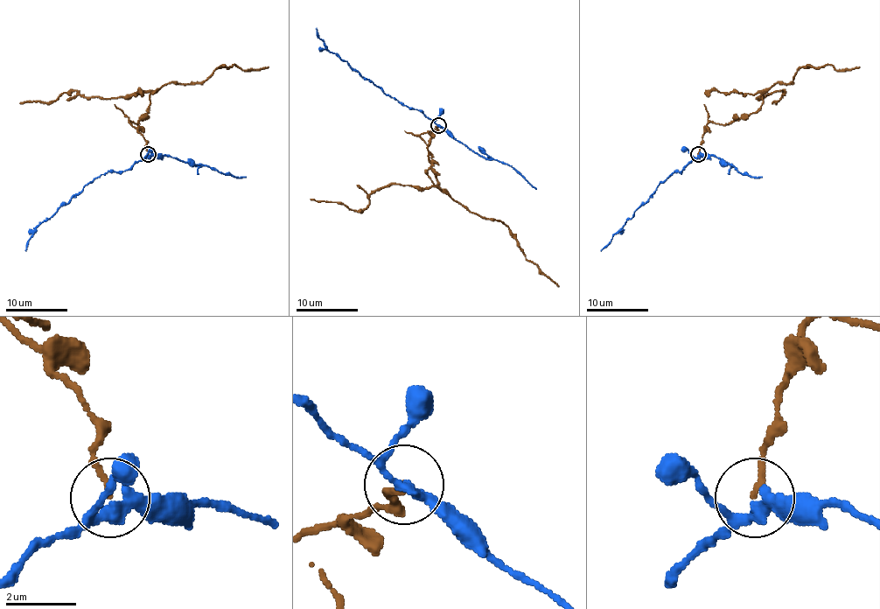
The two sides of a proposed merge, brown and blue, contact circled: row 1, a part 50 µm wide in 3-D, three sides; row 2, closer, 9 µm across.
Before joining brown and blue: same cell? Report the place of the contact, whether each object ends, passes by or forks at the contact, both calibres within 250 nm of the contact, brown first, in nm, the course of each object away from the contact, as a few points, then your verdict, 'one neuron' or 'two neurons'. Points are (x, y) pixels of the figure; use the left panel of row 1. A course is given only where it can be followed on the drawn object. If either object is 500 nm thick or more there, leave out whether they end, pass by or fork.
at (148, 154); brown ends there; blue passes by; 150 nm thick on the brown side, 300 nm on the other; brown runs (148, 154), (144, 138), (129, 122), (143, 118), (150, 96), (170, 82), (202, 82), (218, 66), (268, 66); blue runs (148, 155), (129, 169), (104, 172), (89, 181), (36, 228), (25, 251); two neurons

